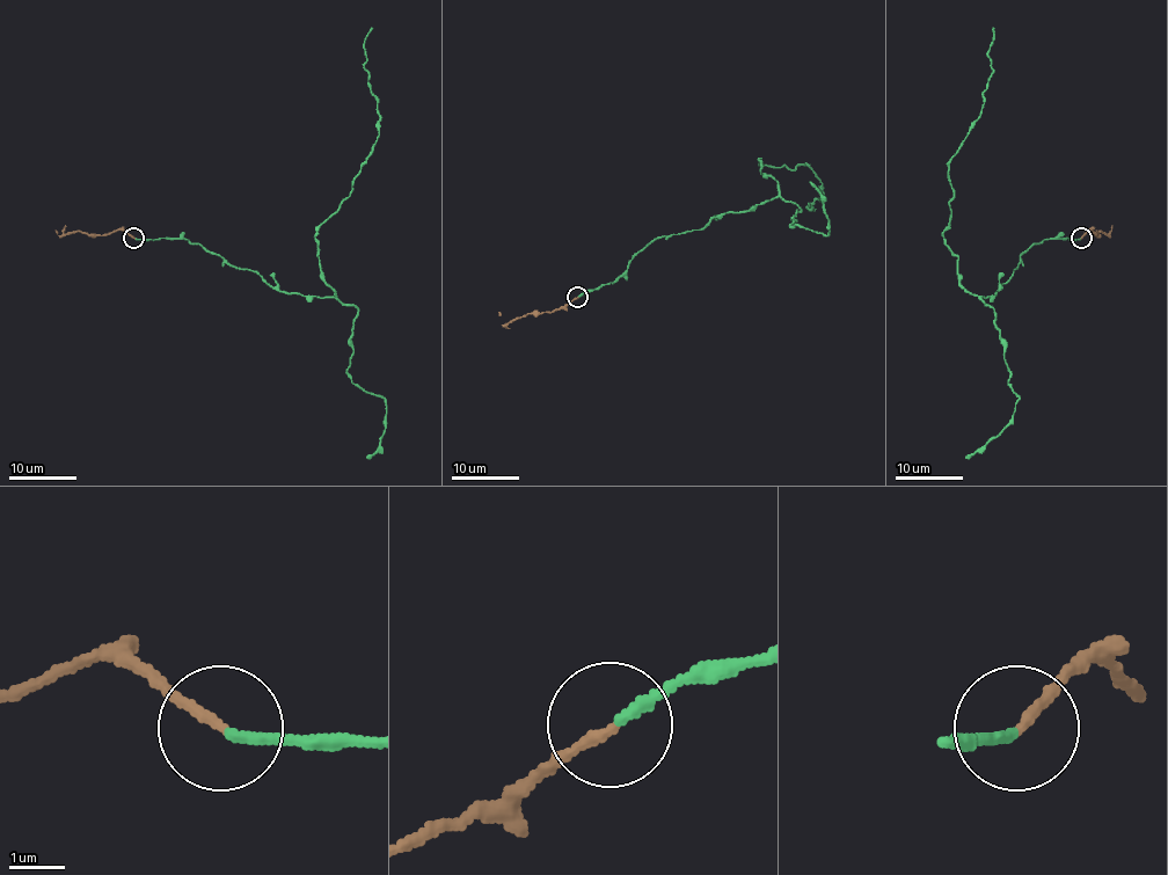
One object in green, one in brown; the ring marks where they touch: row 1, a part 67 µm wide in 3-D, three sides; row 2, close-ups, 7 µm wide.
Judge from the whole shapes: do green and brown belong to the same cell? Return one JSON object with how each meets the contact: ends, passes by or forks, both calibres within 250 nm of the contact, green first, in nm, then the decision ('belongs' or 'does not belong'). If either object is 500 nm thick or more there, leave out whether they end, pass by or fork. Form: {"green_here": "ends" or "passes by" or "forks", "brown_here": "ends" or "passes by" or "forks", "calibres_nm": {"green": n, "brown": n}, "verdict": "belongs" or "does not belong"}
{"green_here": "ends", "brown_here": "ends", "calibres_nm": {"green": 180, "brown": 180}, "verdict": "belongs"}

